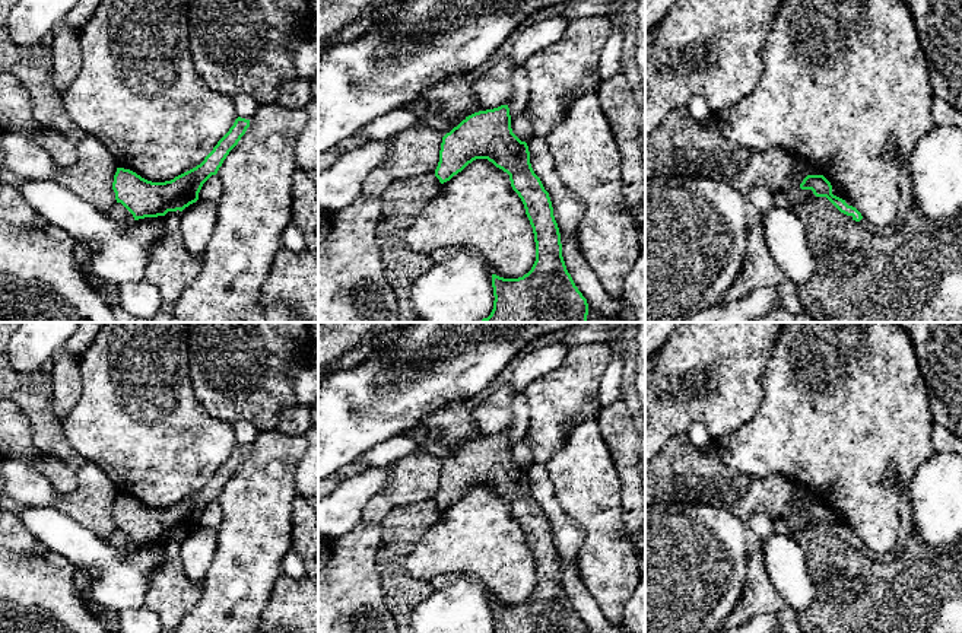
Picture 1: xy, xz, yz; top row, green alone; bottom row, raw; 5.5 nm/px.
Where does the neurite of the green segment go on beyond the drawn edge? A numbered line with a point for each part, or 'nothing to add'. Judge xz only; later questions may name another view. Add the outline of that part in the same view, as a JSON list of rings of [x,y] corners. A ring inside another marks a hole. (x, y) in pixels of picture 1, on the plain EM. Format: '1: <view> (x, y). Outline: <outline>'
nothing to add

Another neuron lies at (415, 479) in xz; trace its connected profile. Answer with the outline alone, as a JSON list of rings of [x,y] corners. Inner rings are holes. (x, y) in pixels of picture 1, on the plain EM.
[[[428,452],[397,459],[388,484],[363,508],[362,521],[380,525],[393,509],[435,500],[442,464]]]

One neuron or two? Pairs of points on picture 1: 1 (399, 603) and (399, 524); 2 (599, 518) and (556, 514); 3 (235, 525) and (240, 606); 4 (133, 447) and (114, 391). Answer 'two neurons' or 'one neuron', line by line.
1: one neuron
2: two neurons
3: one neuron
4: one neuron

